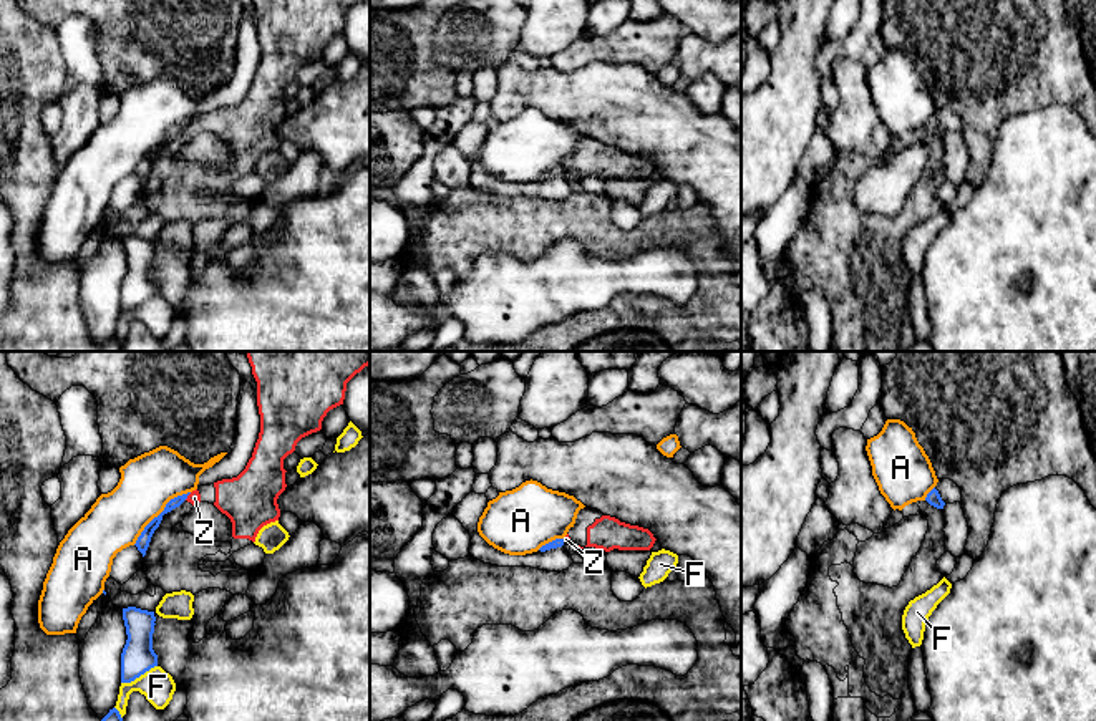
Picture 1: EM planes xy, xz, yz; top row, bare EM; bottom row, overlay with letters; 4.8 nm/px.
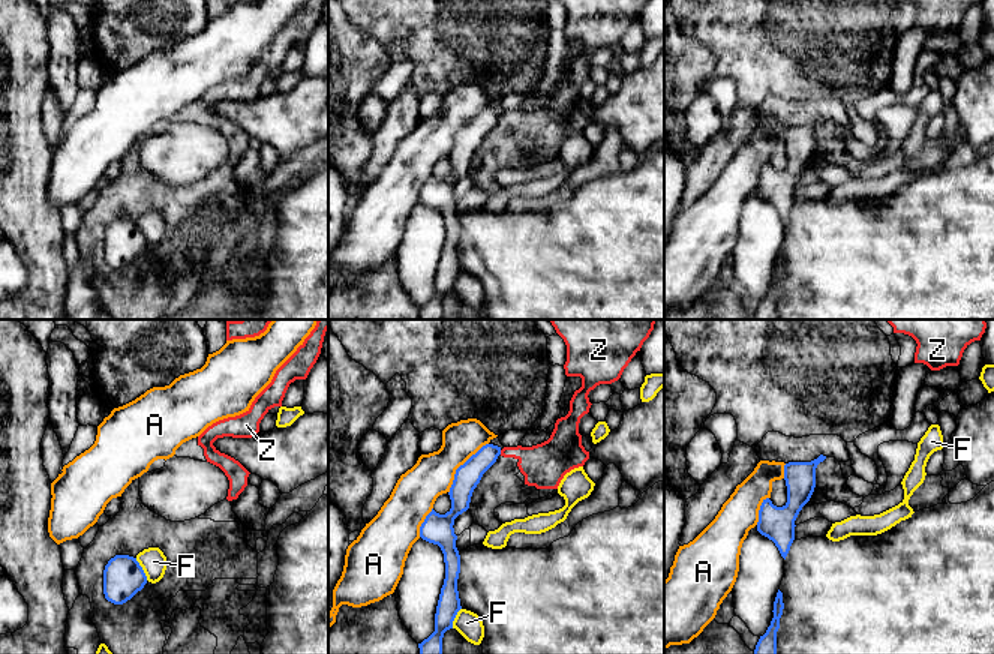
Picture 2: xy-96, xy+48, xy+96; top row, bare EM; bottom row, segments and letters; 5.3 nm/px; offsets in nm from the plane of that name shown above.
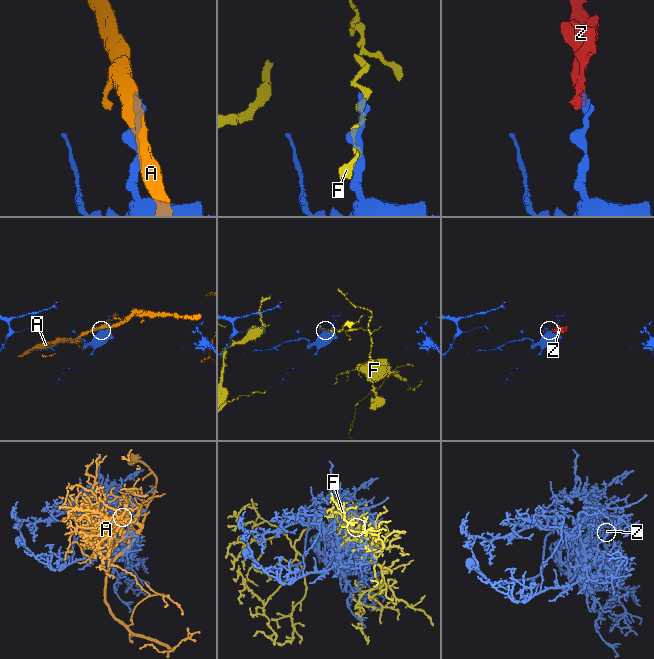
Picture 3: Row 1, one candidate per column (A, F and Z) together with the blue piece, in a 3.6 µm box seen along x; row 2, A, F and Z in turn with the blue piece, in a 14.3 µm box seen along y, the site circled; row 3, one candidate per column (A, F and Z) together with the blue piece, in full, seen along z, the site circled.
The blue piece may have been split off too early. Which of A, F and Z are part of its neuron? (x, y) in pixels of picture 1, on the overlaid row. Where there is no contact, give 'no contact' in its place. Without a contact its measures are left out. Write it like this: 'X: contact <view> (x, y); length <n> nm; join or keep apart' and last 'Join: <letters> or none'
A: contact xy (161, 512); length 380 nm; keep apart
F: contact xy (138, 677); length 200 nm; keep apart
Z: contact xy (188, 494); length 50 nm; keep apart
Join: none

